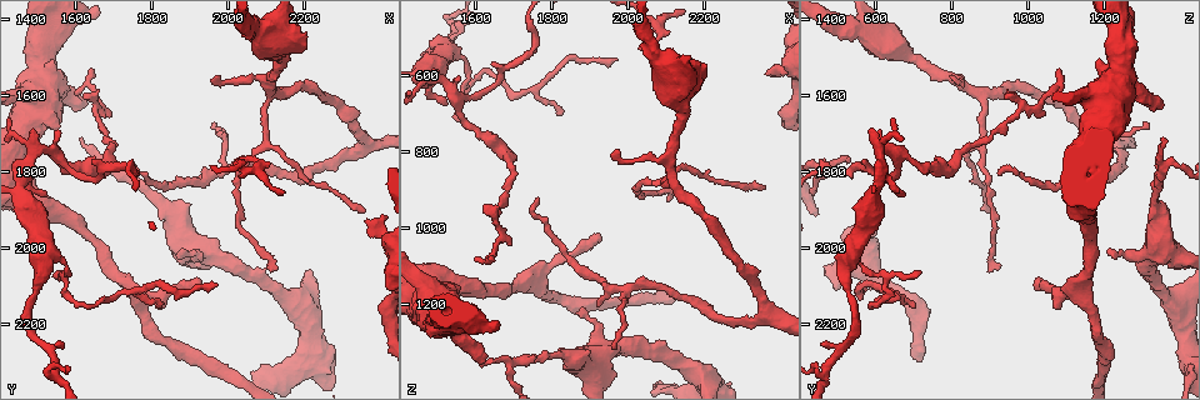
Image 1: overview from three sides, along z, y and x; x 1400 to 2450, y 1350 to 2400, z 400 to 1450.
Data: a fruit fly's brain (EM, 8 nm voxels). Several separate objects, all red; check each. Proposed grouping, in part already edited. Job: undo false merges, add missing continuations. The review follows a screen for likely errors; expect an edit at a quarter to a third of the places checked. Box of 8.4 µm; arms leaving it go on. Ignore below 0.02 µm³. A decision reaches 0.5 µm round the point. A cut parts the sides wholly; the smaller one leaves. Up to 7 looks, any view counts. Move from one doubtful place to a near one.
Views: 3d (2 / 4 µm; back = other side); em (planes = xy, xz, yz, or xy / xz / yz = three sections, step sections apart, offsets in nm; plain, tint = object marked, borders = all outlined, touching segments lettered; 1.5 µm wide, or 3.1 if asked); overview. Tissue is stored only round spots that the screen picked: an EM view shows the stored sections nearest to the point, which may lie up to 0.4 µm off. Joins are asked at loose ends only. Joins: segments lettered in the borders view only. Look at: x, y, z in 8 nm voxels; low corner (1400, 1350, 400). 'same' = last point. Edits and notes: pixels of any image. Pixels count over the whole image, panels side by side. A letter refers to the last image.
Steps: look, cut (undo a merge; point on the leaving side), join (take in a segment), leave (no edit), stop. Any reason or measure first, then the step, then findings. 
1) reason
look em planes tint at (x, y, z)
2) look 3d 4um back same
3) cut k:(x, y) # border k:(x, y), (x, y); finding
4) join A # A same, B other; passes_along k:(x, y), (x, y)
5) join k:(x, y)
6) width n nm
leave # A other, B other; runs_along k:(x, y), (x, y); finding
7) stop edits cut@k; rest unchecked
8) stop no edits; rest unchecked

branch point
look em planes tint at (2105, 1720, 885)

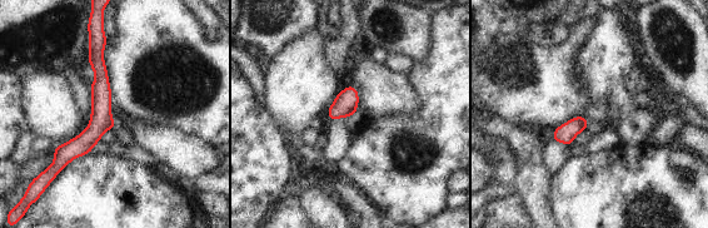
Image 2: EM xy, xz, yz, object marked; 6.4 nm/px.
what lies round it
look em planes borders same

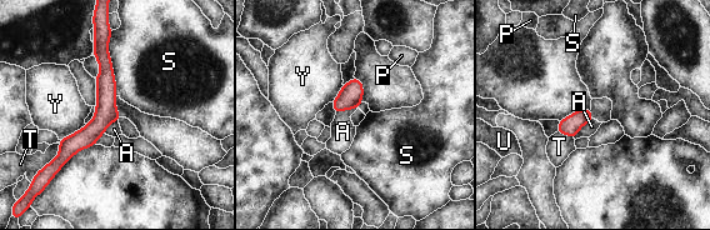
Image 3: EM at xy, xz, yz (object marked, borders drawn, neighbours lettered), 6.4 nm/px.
longest_contact S 420 nm
leave # A other, P other, S other, T other, U other, Y other; border 3:(594, 119), (589, 120), (574, 139); one neuron here

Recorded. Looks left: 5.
sharp bend
look 3d 4um at (1695, 1780, 1360)

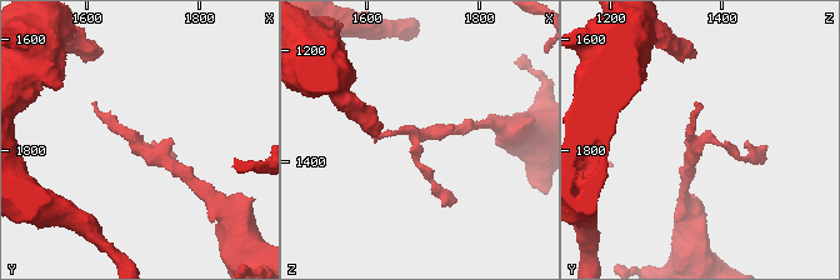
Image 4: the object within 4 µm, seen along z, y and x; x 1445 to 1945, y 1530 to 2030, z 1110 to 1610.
look em planes tint at (1690, 1790, 1360)

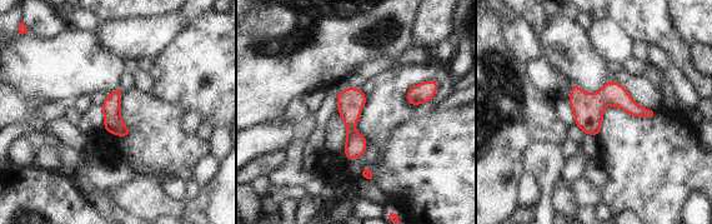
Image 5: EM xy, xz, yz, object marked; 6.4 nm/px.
what lies round it
look em planes borders same

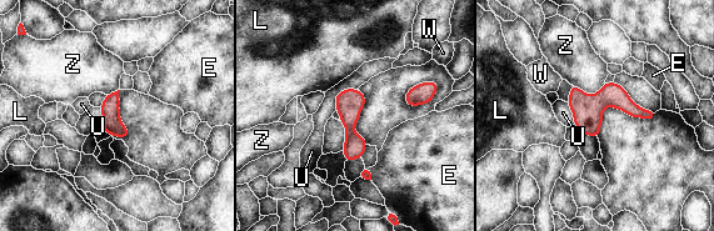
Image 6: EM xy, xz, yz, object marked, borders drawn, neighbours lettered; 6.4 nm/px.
width 130 nm
leave # E other, L other, U other, W other, Z other; runs_along 6:(570, 101), (620, 100), (652, 114); continuous, no second neuron

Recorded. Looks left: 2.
an open end
look 3d 2um back at (1870, 2015, 1205)

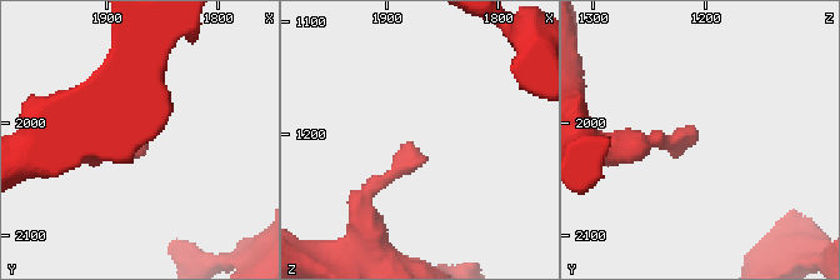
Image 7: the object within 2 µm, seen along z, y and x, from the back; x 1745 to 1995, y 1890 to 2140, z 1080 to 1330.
need the tissue
look em xy step 8 borders at (1876, 2008, 1206)

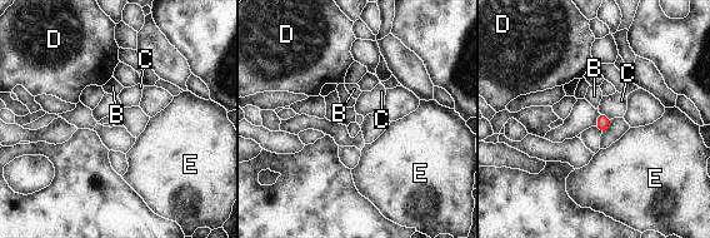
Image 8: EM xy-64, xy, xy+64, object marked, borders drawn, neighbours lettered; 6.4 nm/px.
leave # B other, C other, D other, E other; border 8:(599, 112), (610, 119); no lettered segment goes on from it

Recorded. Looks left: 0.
stop no edits; rest unchecked

